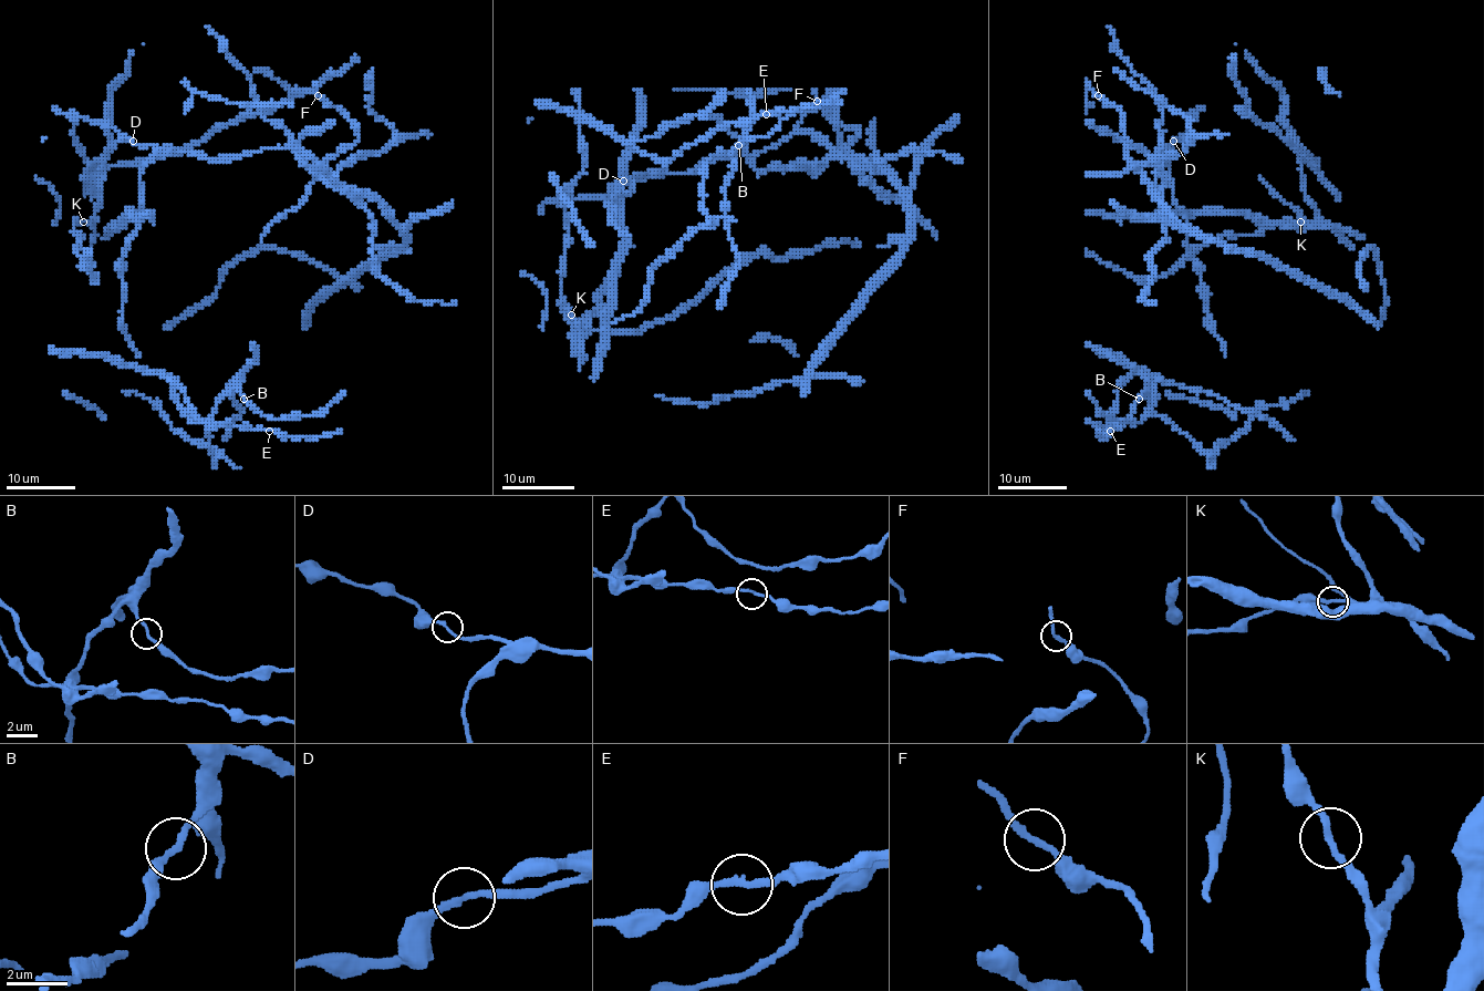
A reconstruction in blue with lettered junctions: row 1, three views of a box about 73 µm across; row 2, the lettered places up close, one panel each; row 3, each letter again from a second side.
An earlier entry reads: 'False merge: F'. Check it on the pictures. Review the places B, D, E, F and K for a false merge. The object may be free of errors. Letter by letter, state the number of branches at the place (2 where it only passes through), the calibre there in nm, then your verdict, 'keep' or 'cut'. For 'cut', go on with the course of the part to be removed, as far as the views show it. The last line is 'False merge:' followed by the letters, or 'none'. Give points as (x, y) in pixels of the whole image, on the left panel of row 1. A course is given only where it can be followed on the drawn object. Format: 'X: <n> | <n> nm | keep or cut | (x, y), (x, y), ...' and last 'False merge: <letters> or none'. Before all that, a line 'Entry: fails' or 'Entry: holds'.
Entry: fails
B: 2 | 190 nm | keep
D: 2 | 200 nm | keep
E: 2 | 200 nm | keep
F: 2 | 220 nm | keep
K: 2 | 200 nm | keep
False merge: none

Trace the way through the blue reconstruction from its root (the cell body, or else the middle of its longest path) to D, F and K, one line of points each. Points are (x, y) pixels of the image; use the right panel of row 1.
D: (1175, 202), (1166, 161), (1166, 148), (1174, 141)
F: (1175, 202), (1166, 153), (1127, 147), (1150, 189), (1162, 168), (1126, 137), (1122, 111), (1098, 95)
K: (1175, 202), (1186, 214), (1238, 214), (1299, 226), (1337, 226), (1342, 234), (1328, 224), (1300, 222)

